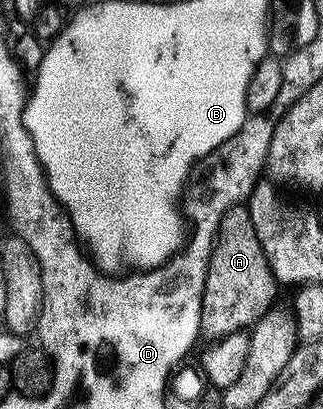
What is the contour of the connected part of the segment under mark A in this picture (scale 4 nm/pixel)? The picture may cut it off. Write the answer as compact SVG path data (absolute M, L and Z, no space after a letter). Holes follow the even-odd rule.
M249 207L228 209L216 224L216 235L202 299L202 336L221 342L227 336L245 333L250 324L262 320L277 298L280 285L257 237ZM218 284L222 284L222 288L218 288ZM226 284L230 284L230 288L226 288Z

